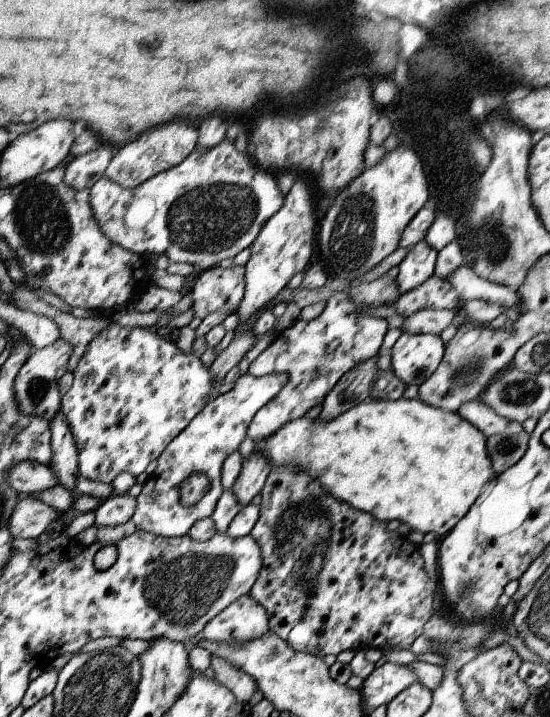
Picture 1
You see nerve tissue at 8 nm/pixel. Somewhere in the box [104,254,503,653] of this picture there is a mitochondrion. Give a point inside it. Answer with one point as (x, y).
(190, 585)

